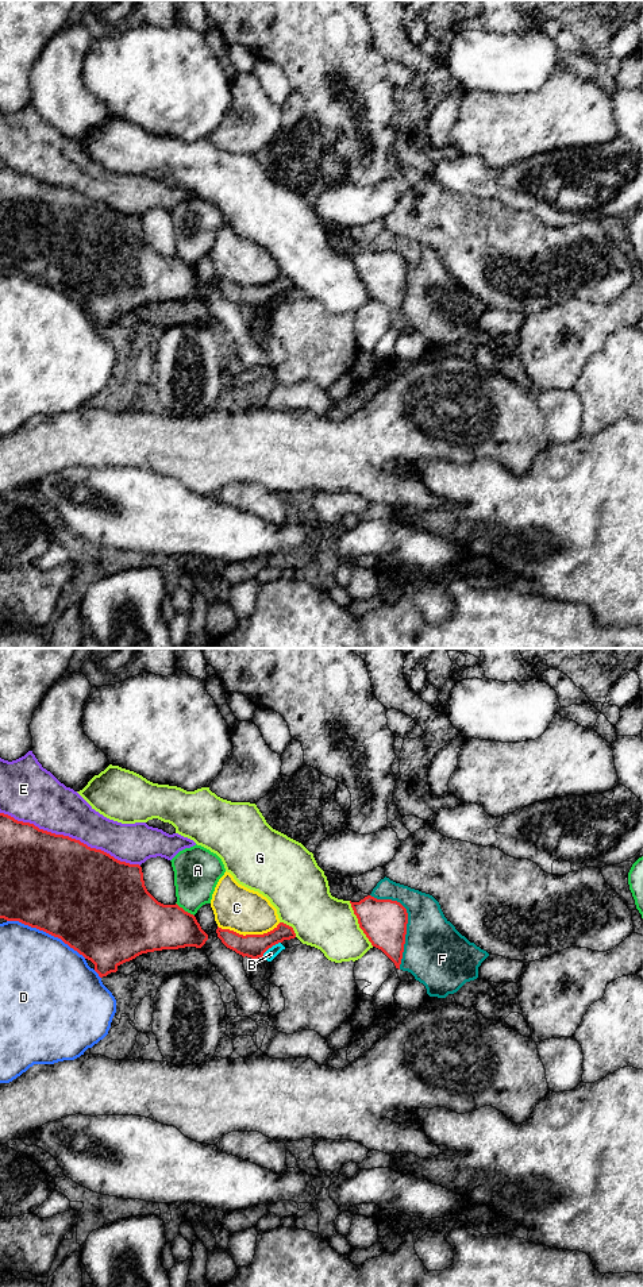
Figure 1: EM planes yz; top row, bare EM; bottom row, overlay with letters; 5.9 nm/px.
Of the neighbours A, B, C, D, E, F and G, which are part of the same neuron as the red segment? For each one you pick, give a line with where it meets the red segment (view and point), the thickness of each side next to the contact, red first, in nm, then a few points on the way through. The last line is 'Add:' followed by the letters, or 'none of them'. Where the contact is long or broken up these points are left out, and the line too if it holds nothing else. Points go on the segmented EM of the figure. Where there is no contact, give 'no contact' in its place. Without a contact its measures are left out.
Add: none of them

